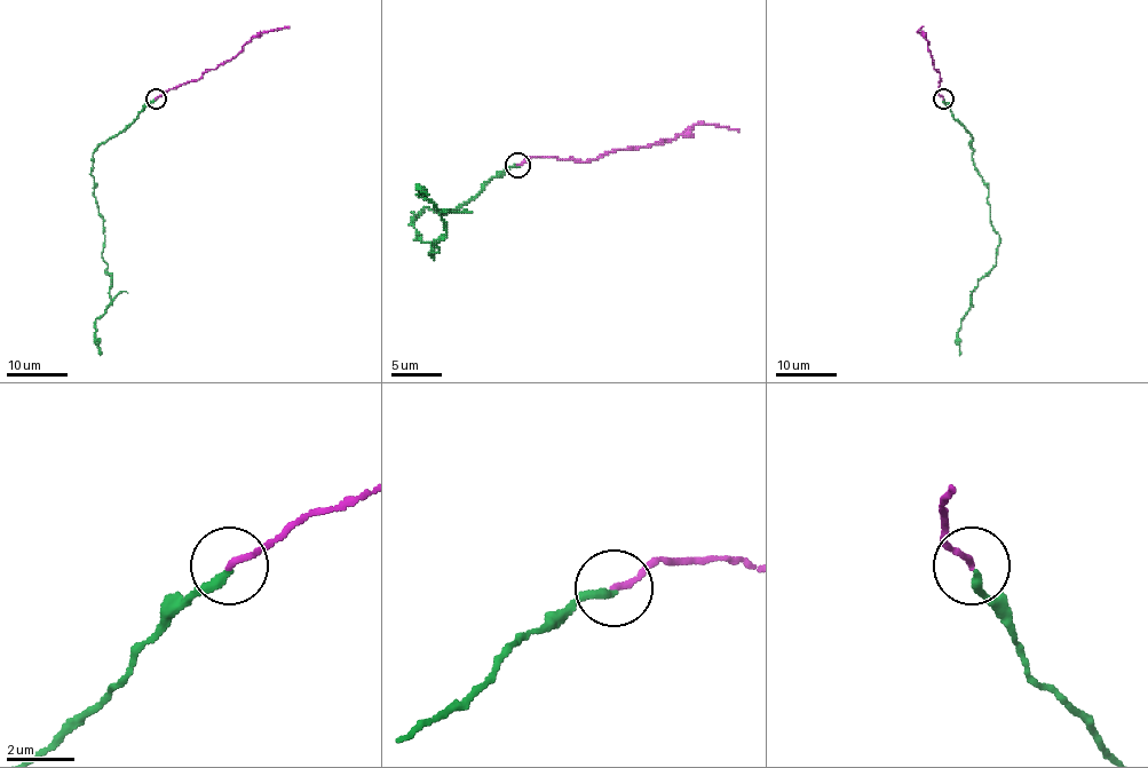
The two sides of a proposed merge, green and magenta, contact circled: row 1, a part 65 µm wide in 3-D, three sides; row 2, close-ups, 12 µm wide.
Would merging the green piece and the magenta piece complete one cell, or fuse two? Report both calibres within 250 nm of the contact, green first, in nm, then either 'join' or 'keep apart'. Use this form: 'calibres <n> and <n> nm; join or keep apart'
calibres 280 and 170 nm; join

